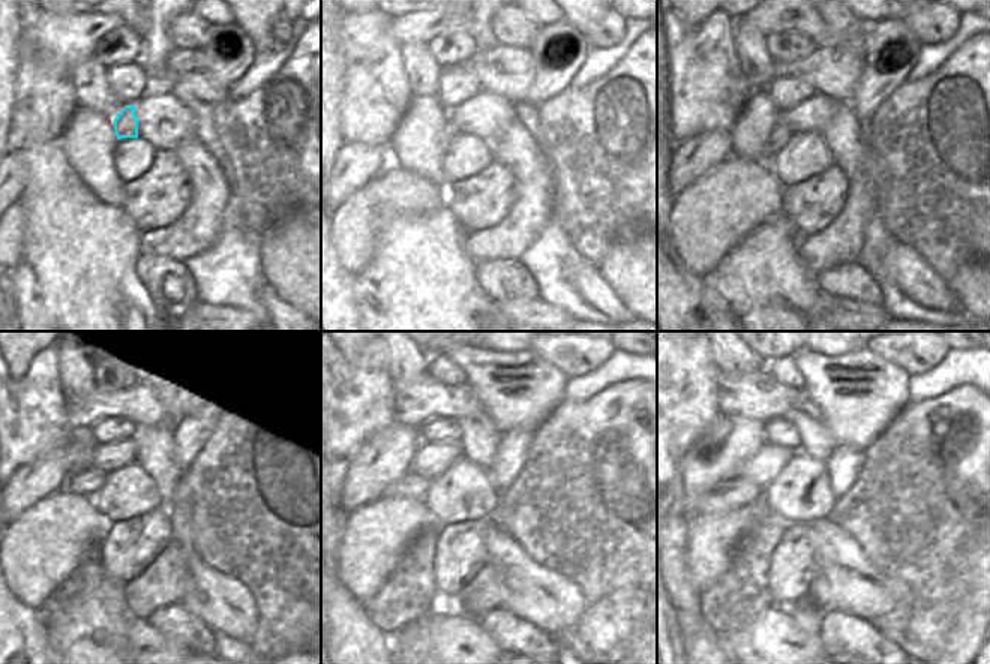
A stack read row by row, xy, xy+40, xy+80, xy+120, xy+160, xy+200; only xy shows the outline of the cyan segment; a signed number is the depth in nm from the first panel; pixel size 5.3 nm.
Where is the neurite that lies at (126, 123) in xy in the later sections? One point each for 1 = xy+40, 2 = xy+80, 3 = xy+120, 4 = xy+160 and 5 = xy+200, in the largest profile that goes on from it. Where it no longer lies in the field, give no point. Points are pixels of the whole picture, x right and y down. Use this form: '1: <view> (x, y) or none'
1: xy+40 (450, 132)
2: xy+80 (780, 135)
3: xy+120 (84, 483)
4: xy+160 (413, 486)
5: xy+200 (728, 495)

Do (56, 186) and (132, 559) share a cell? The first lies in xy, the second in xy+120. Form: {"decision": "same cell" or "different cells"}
{"decision": "different cells"}

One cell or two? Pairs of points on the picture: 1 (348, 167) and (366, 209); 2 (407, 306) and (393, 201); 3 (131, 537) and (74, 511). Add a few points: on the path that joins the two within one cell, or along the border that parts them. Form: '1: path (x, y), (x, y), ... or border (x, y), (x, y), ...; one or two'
1: border (384, 165), (336, 209); two
2: border (429, 212), (392, 216), (381, 227), (375, 245); two
3: border (111, 525), (95, 555); two

